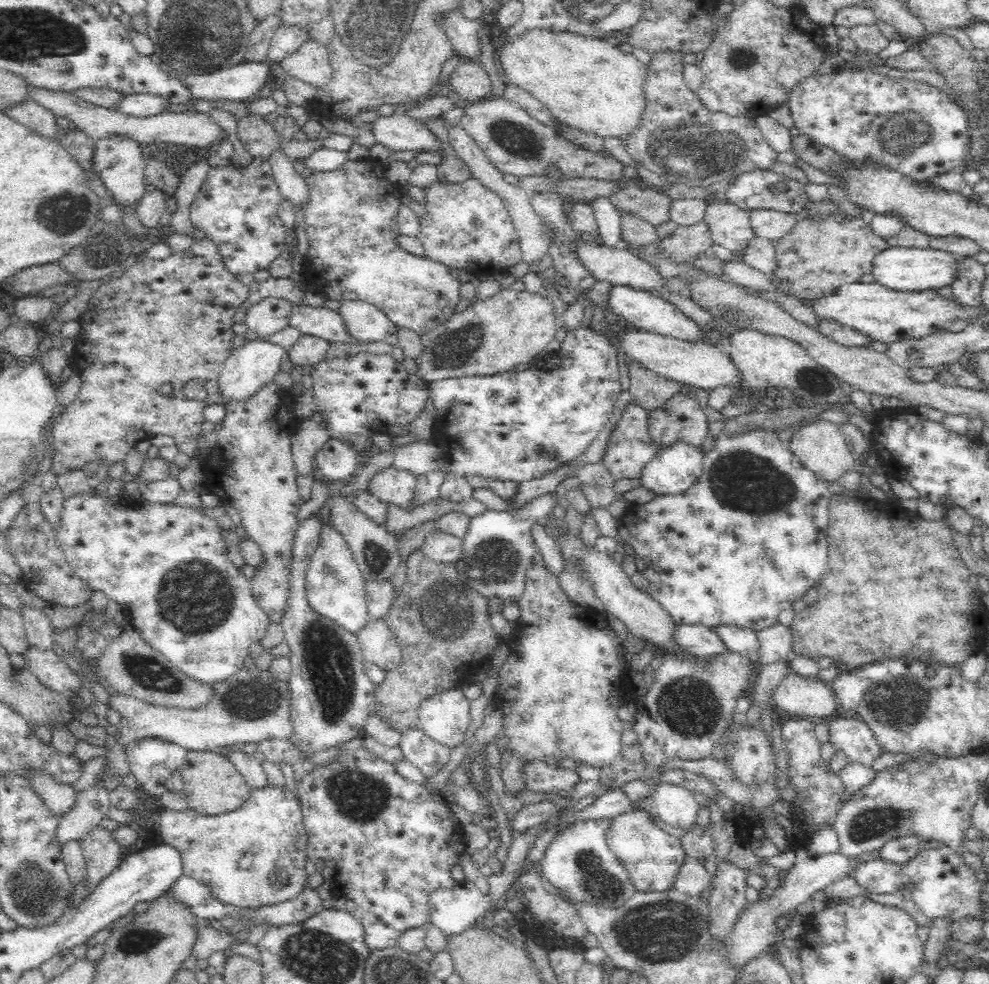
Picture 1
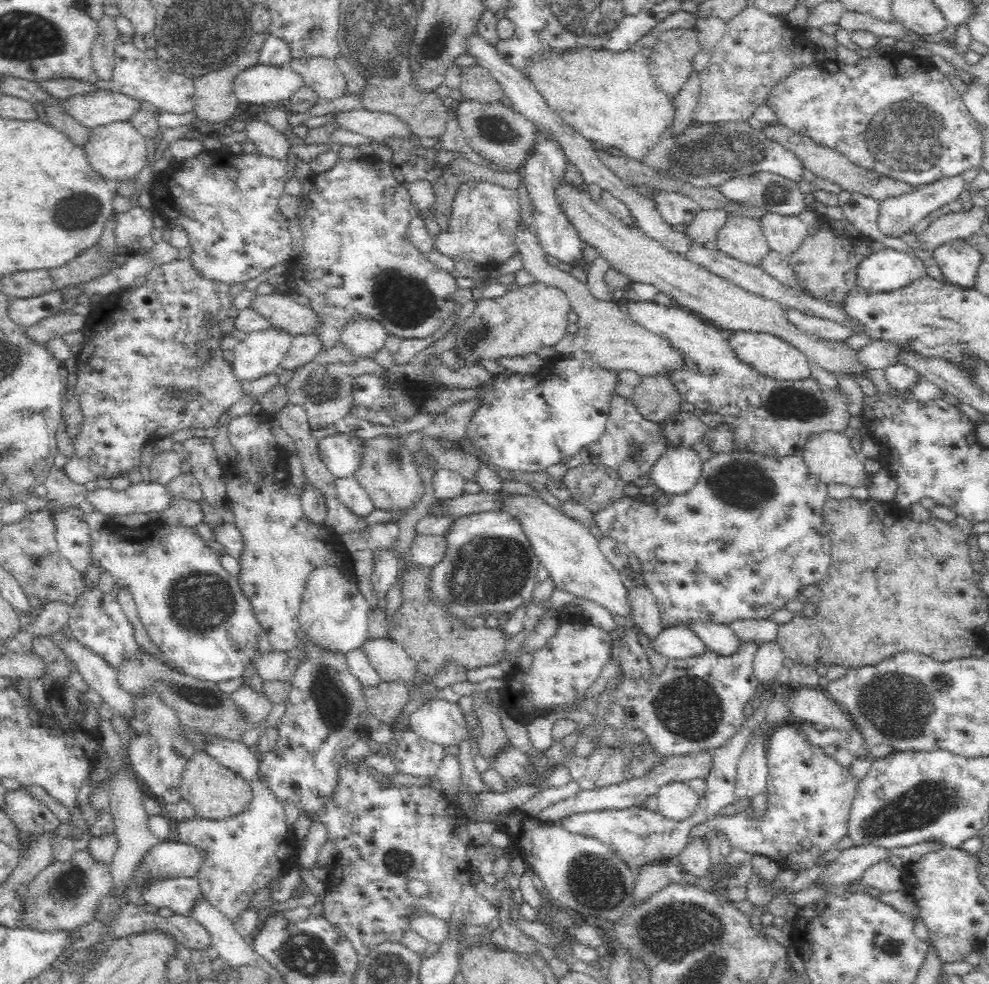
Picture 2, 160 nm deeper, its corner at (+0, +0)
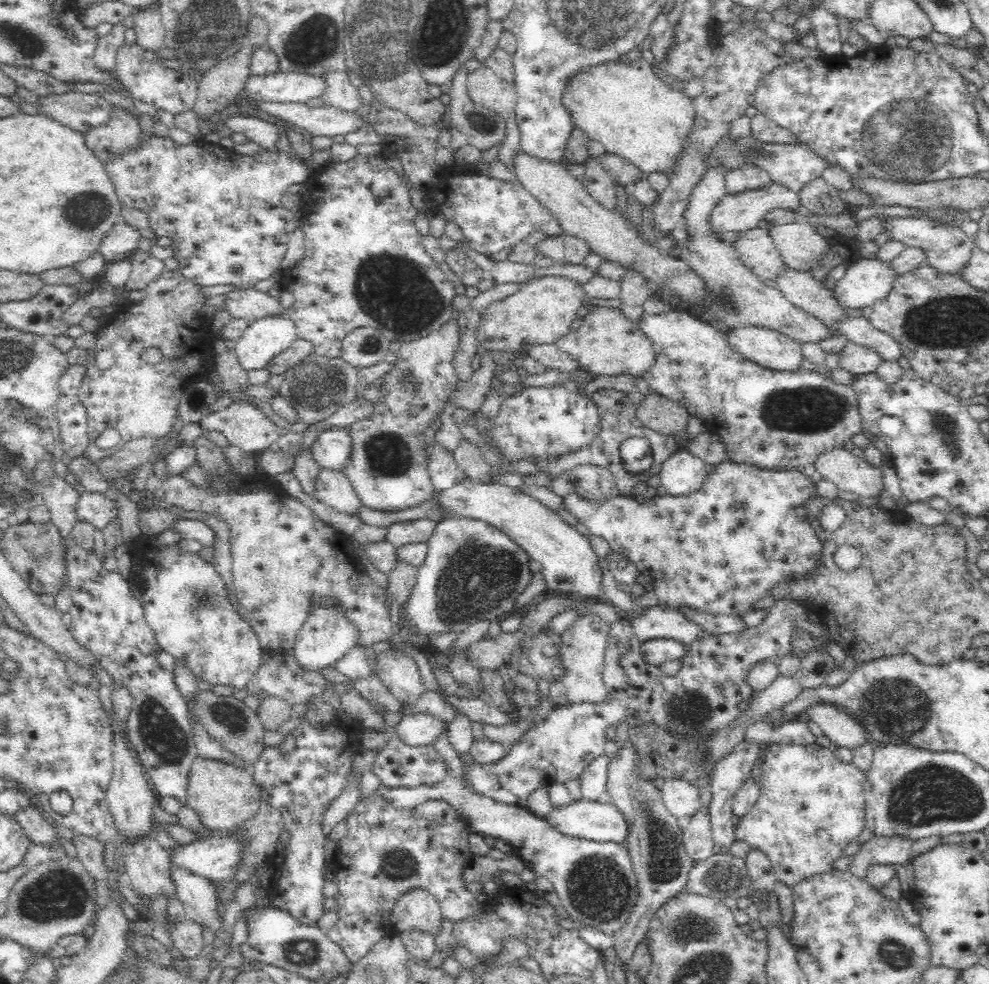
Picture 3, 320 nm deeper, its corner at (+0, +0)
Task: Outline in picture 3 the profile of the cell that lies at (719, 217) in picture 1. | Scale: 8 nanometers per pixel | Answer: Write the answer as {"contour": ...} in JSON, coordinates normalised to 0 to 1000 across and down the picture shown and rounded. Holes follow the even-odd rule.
{"contour":[[[764,230],[747,234],[739,250],[743,261],[770,285],[783,284],[788,272],[793,270],[791,261],[775,232]]]}

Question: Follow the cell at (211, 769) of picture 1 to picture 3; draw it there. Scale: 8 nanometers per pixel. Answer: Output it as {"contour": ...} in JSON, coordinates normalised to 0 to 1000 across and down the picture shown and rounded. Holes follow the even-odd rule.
{"contour":[[[202,768],[193,774],[186,817],[200,826],[206,843],[235,843],[239,836],[253,831],[263,816],[264,807],[253,783],[245,783],[237,775]]]}

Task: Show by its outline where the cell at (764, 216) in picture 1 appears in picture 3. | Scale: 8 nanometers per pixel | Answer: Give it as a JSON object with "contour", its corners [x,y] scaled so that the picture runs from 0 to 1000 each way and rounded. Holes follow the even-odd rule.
{"contour":[[[787,227],[779,232],[778,239],[792,268],[810,275],[816,275],[818,268],[830,261],[837,246],[829,234],[817,227]]]}

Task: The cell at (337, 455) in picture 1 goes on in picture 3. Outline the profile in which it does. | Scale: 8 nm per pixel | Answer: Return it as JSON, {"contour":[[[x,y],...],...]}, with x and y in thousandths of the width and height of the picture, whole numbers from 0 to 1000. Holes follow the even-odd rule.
{"contour":[[[352,435],[330,436],[317,448],[316,466],[328,478],[346,481],[356,463],[356,448]]]}

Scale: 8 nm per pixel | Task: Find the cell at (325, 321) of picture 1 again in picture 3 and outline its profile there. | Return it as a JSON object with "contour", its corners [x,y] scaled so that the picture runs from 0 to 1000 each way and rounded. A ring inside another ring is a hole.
{"contour":[[[256,292],[235,295],[228,302],[224,313],[237,323],[247,323],[255,327],[269,321],[285,323],[291,320],[291,313],[287,313],[281,302],[257,295]]]}

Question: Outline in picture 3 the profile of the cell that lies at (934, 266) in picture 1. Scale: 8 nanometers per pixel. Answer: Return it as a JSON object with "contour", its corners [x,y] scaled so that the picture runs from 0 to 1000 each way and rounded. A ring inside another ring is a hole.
{"contour":[[[885,261],[865,262],[853,280],[845,287],[842,301],[852,312],[857,310],[870,314],[880,311],[880,308],[894,303],[902,295],[904,285],[909,280],[902,271],[902,265]]]}

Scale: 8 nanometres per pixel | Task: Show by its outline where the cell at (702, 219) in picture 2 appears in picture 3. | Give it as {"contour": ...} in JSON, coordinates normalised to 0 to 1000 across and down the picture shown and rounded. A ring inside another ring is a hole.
{"contour":[[[783,184],[781,189],[777,189],[777,191],[754,193],[754,195],[742,197],[742,199],[734,198],[715,217],[715,232],[724,237],[754,234],[756,231],[766,230],[766,226],[770,224],[772,217],[784,211],[811,214],[809,200],[793,188],[785,187]]]}

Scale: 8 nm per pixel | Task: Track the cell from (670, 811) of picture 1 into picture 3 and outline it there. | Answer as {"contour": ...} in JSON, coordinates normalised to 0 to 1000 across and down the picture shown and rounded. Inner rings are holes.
{"contour":[[[692,791],[672,792],[666,804],[673,823],[690,835],[710,821],[707,798]]]}

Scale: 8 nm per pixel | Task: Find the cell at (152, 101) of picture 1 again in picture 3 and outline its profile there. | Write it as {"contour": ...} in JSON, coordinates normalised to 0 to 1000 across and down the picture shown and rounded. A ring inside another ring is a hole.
{"contour":[[[67,93],[40,100],[40,116],[47,116],[73,132],[85,135],[111,122],[115,110],[101,95]]]}

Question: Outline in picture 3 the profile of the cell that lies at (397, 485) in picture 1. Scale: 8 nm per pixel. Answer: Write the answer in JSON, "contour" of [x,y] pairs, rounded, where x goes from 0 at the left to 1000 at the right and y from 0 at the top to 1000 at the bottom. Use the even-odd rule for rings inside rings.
{"contour":[[[455,324],[443,335],[439,335],[437,339],[433,339],[429,343],[405,349],[401,359],[402,366],[398,369],[398,377],[388,381],[384,389],[386,407],[378,411],[380,420],[375,425],[364,427],[353,433],[352,436],[357,446],[356,463],[354,463],[354,470],[350,472],[347,481],[354,487],[368,515],[376,518],[403,519],[418,516],[442,504],[429,464],[431,454],[429,439],[439,425],[445,425],[445,417],[452,404],[459,396],[462,396],[464,385],[457,366],[465,348],[463,333],[462,326]]]}

